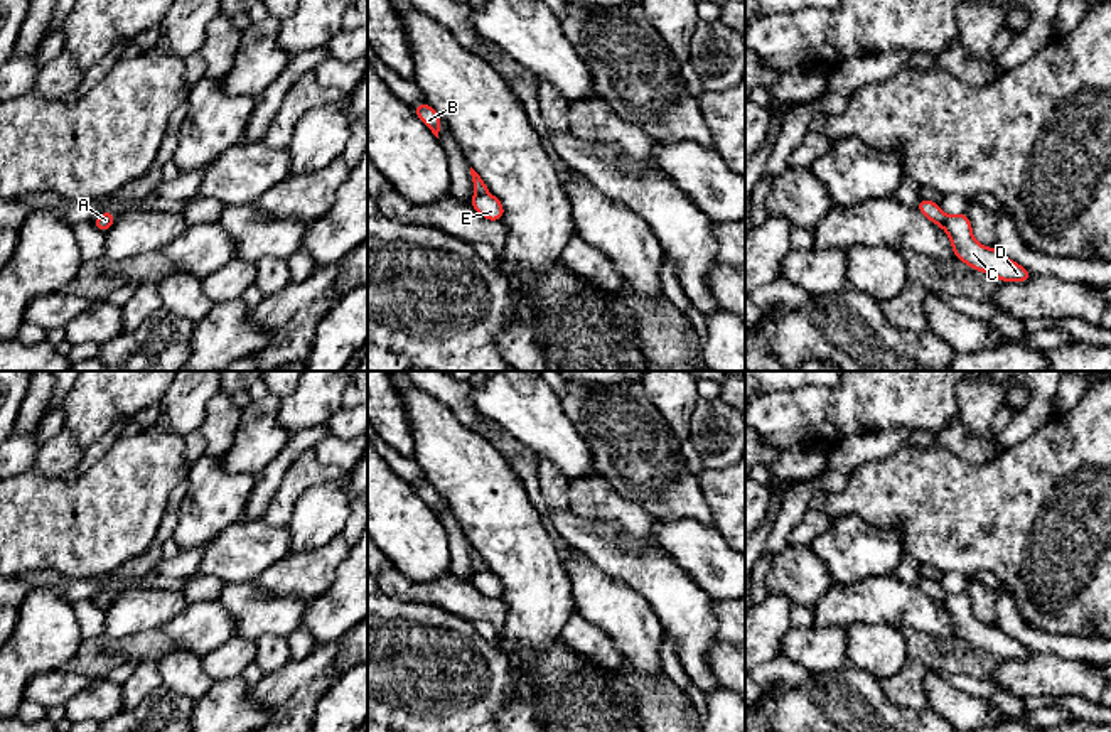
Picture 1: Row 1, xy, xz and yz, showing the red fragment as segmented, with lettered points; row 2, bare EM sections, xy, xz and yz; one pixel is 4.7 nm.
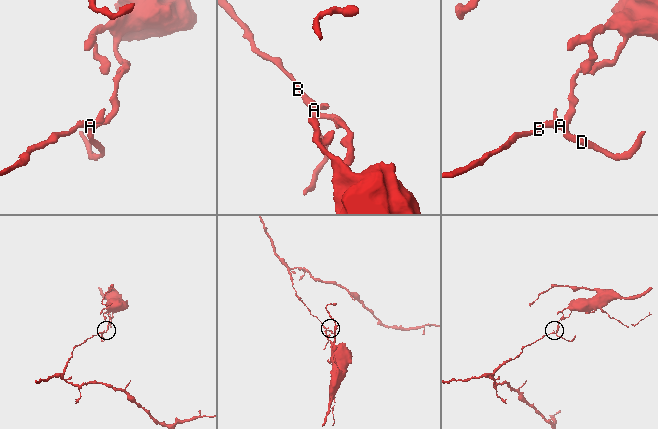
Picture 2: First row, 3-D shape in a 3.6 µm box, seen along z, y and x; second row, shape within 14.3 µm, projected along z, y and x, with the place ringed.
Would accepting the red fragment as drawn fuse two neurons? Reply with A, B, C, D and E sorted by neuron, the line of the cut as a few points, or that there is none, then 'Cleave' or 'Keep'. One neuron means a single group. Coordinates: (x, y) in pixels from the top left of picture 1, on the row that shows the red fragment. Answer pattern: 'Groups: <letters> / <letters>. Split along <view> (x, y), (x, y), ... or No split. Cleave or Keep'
Groups: A B / C D E. Split along xz (486, 191), (476, 194). Cleave

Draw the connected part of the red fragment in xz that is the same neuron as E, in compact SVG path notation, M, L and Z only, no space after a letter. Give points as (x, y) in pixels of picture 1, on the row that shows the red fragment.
M489 192L475 194L470 199L472 207L489 221L502 221L504 206L502 202Z

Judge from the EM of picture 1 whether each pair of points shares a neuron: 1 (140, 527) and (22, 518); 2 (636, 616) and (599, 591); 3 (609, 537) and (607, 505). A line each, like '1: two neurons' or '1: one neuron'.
1: one neuron
2: one neuron
3: two neurons

